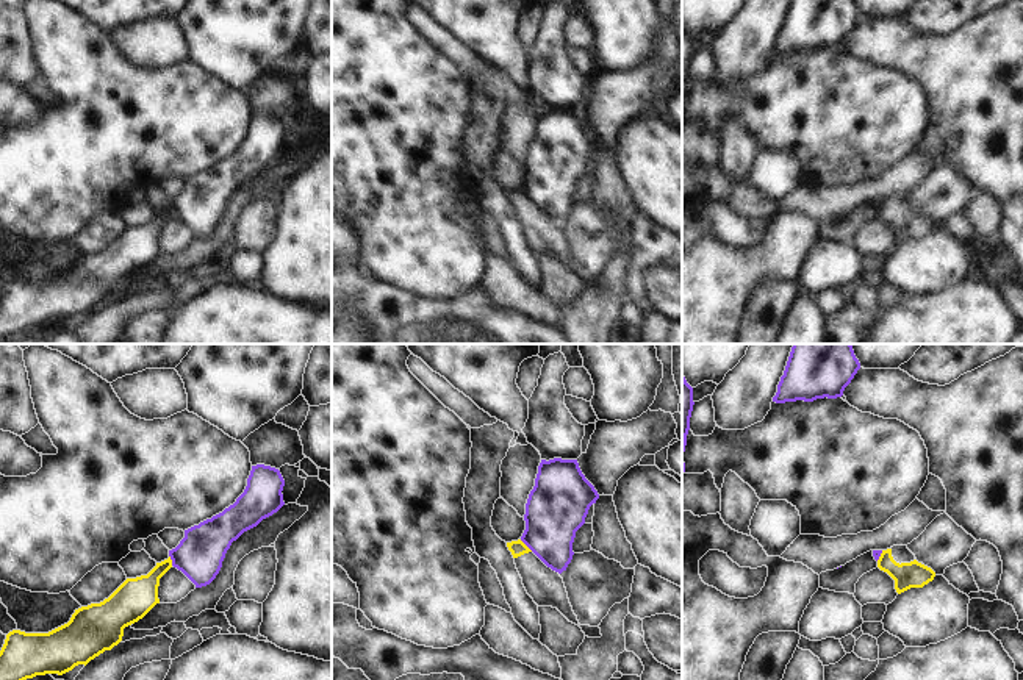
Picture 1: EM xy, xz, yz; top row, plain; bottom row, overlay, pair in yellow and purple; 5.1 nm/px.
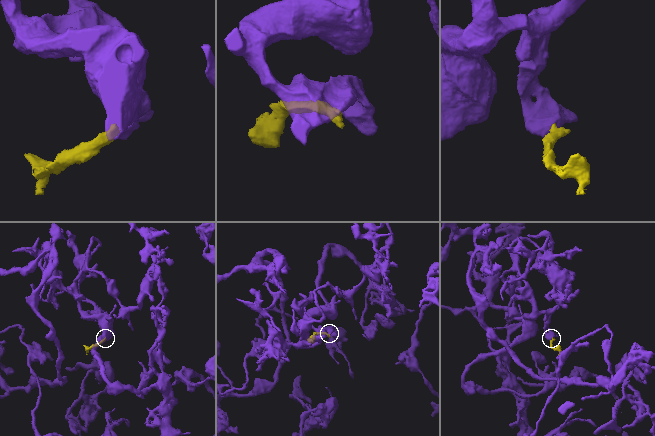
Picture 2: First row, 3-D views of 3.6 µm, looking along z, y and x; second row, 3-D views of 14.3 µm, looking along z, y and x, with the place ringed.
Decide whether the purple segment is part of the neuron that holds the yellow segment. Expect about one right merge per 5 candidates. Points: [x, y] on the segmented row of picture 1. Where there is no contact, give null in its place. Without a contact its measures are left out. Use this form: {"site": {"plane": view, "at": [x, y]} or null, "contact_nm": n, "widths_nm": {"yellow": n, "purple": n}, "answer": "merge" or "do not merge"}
{"site": {"plane": "xz", "at": [524, 544]}, "contact_nm": 90, "widths_nm": {"yellow": 80, "purple": 300}, "answer": "do not merge"}

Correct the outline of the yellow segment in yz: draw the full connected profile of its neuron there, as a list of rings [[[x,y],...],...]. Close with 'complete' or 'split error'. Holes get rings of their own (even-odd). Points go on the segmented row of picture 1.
[[[893,546],[882,550],[878,567],[895,580],[898,594],[910,588],[923,588],[935,577],[935,572],[931,567],[917,561],[907,546]]]; split error

